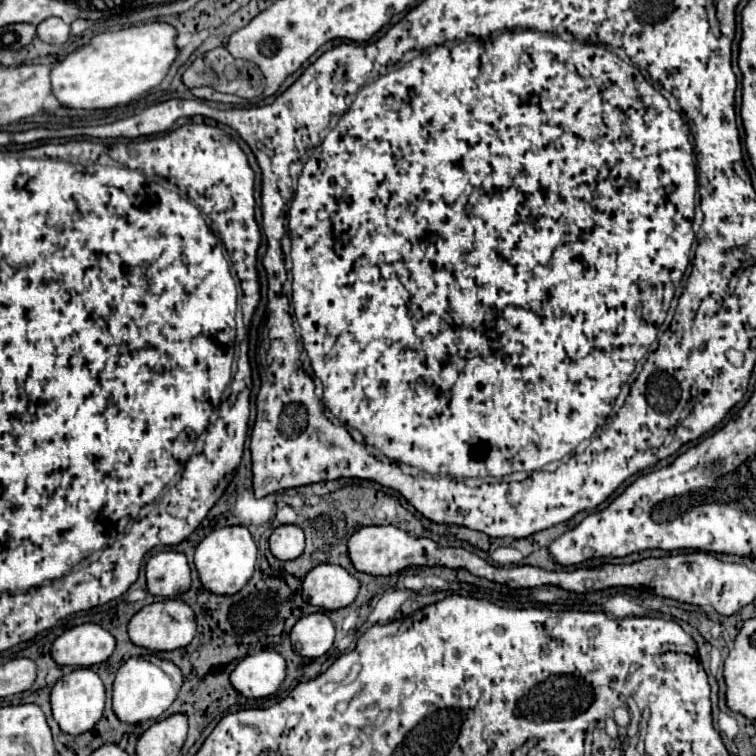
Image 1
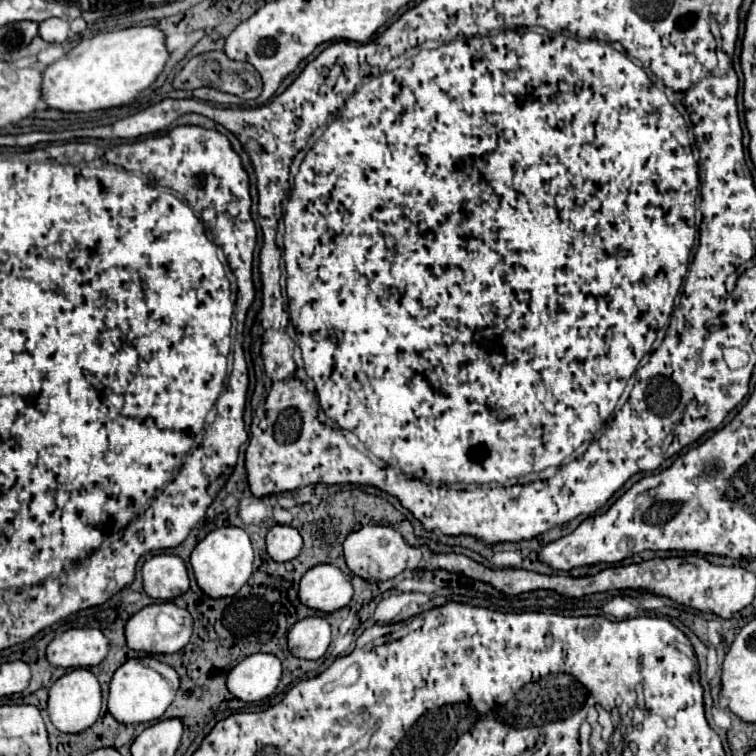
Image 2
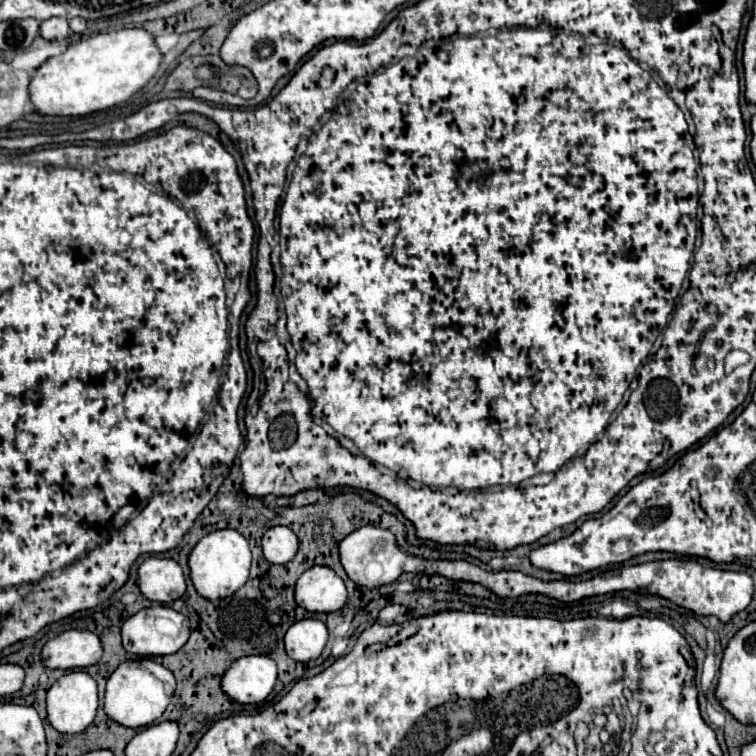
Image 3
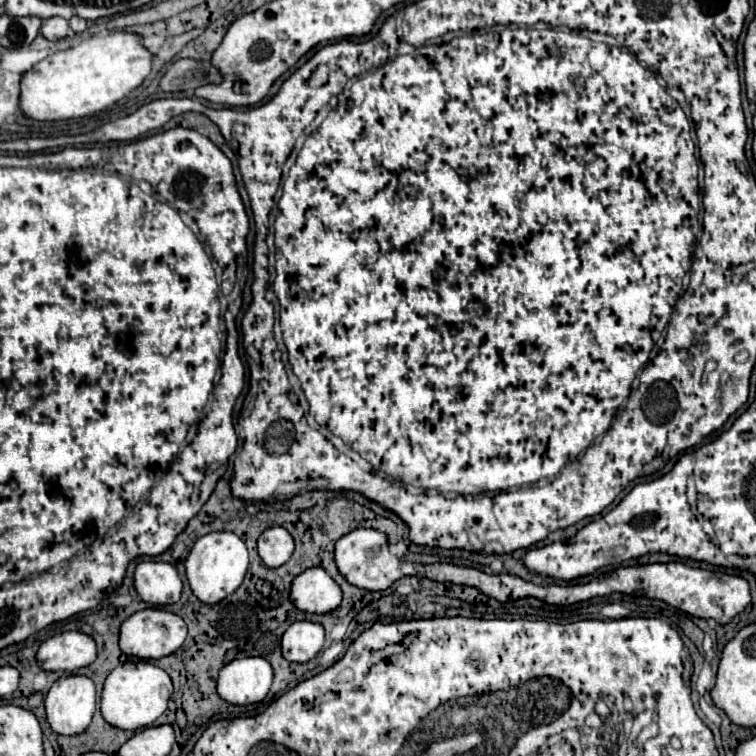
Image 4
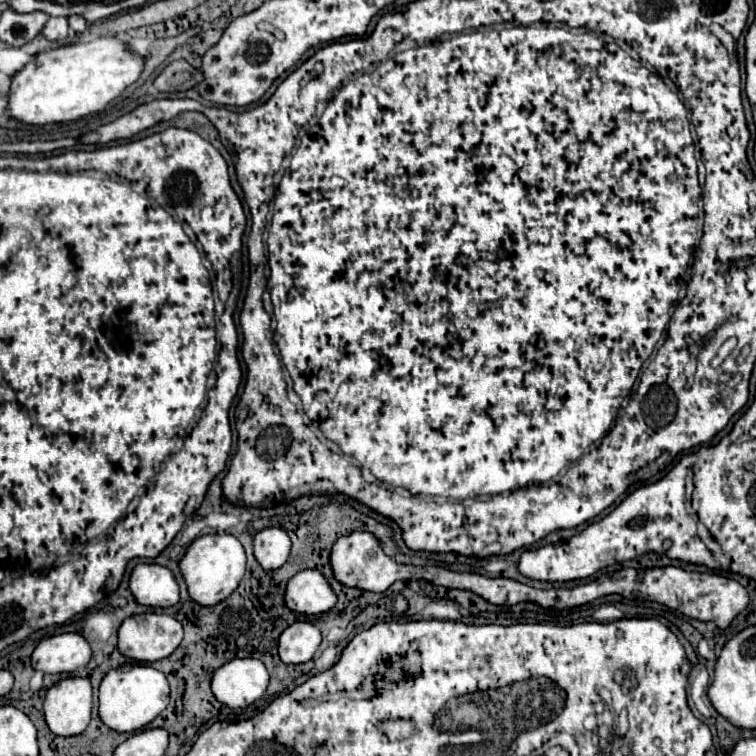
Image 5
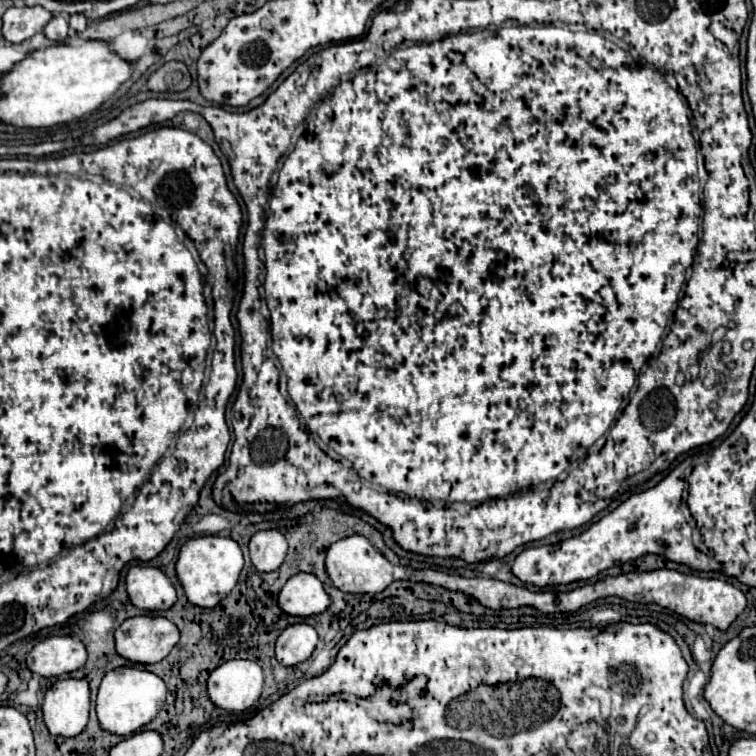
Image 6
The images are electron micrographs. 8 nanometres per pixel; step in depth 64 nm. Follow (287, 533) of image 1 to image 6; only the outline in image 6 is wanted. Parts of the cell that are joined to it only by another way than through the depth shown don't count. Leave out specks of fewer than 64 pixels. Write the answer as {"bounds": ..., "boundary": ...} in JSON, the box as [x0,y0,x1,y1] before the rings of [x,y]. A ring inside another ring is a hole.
{"bounds":[250,530,288,572],"boundary":[[[280,530],[256,532],[250,540],[250,558],[260,572],[278,570],[286,558],[286,552],[288,542]]]}

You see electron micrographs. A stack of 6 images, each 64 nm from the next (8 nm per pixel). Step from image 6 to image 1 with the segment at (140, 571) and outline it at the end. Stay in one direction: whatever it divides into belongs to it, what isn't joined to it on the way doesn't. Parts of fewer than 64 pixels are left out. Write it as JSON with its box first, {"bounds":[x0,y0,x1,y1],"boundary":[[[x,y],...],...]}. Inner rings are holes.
{"bounds":[146,550,192,598],"boundary":[[[162,550],[154,554],[146,562],[146,580],[148,592],[154,596],[176,598],[178,594],[188,592],[192,578],[186,554],[174,550]]]}

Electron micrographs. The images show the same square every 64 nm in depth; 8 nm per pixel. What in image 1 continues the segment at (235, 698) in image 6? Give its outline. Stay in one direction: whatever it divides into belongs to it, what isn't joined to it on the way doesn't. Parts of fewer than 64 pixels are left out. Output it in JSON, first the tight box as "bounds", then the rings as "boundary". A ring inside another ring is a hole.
{"bounds":[230,650,286,698],"boundary":[[[276,650],[246,656],[230,674],[232,686],[246,698],[274,694],[286,678],[286,660]]]}

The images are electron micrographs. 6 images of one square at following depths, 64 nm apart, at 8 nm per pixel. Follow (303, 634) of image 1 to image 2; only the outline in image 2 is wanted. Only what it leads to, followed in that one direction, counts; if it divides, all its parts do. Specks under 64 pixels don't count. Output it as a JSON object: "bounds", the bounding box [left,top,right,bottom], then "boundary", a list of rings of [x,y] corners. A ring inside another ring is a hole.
{"bounds":[288,616,330,660],"boundary":[[[310,616],[296,622],[288,632],[288,648],[294,656],[316,660],[330,644],[330,624],[324,616]]]}

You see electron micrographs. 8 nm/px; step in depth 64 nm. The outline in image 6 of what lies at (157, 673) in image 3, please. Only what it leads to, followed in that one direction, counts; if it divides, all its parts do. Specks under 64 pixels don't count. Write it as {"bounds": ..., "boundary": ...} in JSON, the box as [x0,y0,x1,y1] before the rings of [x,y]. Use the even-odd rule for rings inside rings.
{"bounds":[96,668,166,736],"boundary":[[[116,668],[108,672],[98,688],[98,698],[96,698],[96,714],[100,720],[100,726],[112,734],[128,736],[140,730],[144,724],[148,724],[156,714],[160,712],[162,704],[166,700],[166,684],[160,676],[148,672],[148,670],[138,670],[138,668]]]}

